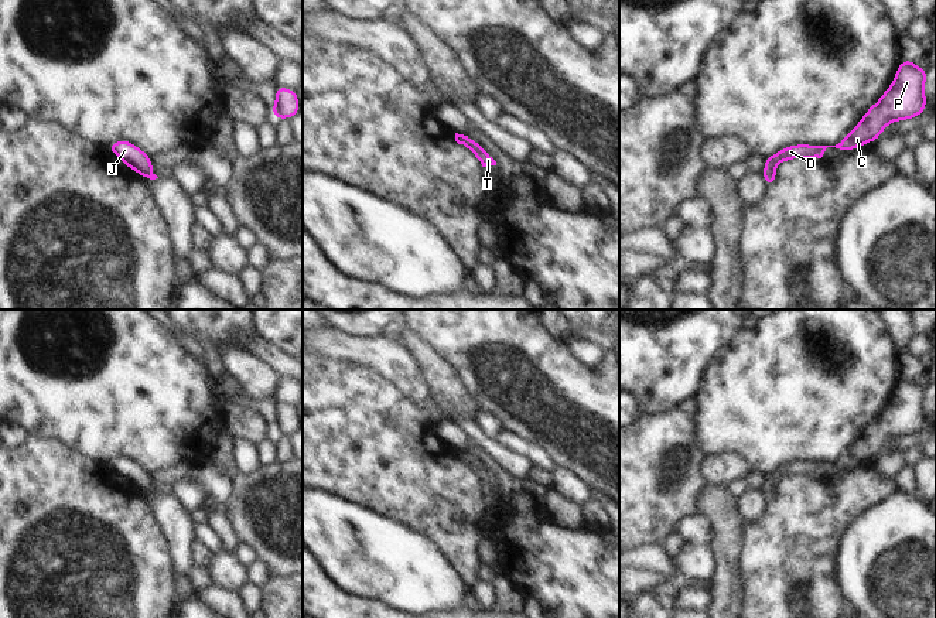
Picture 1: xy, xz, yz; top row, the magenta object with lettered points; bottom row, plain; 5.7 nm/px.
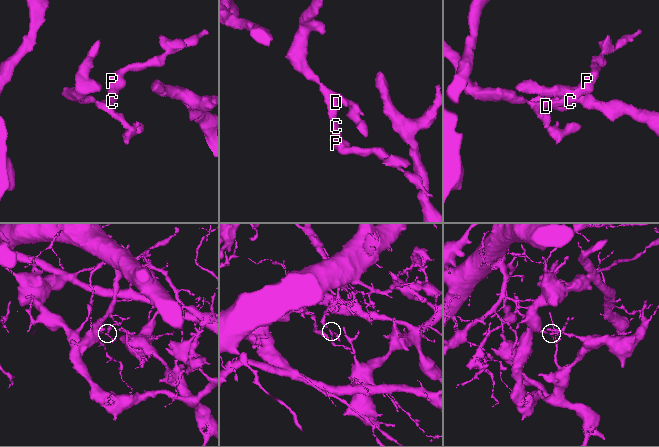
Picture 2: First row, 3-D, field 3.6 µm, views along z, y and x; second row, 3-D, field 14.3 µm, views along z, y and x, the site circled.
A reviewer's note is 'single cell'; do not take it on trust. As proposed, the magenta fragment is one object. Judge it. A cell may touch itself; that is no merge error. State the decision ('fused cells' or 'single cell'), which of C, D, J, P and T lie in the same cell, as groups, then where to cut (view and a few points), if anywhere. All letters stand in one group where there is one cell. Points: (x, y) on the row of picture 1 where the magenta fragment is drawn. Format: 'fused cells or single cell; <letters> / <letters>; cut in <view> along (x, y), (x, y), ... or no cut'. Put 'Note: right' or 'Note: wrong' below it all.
single cell; C D J P T; no cut
Note: right

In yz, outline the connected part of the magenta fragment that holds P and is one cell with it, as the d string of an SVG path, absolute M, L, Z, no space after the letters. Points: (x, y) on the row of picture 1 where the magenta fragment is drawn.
M912 59L902 61L898 66L891 86L881 99L872 105L860 123L848 132L836 146L796 144L782 148L765 158L764 180L766 187L778 180L775 168L780 161L792 158L821 158L827 147L840 150L855 150L868 141L878 141L881 132L894 120L902 122L922 115L926 109L925 81L928 69L922 69Z

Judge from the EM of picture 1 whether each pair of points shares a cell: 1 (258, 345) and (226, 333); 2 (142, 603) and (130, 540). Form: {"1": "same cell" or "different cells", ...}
{"1": "different cells", "2": "same cell"}

